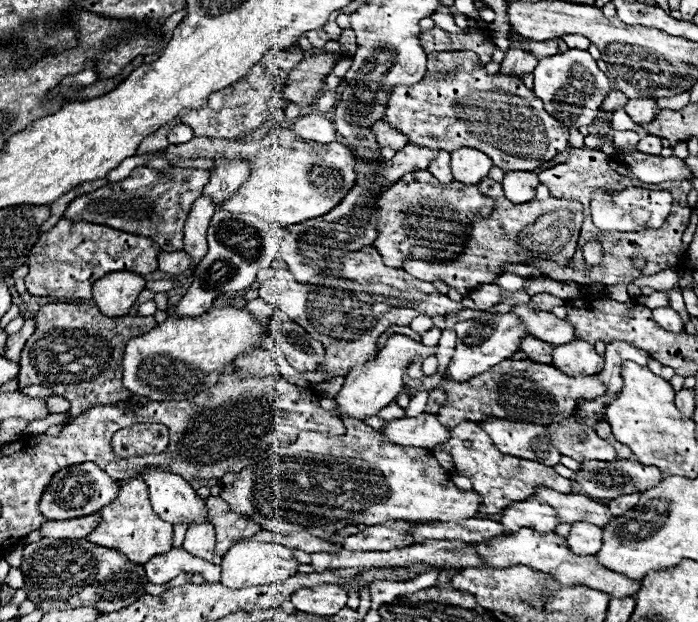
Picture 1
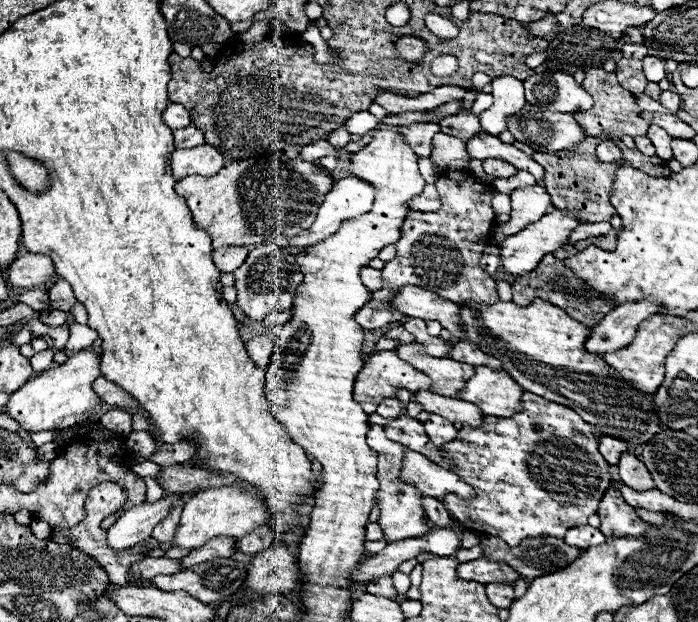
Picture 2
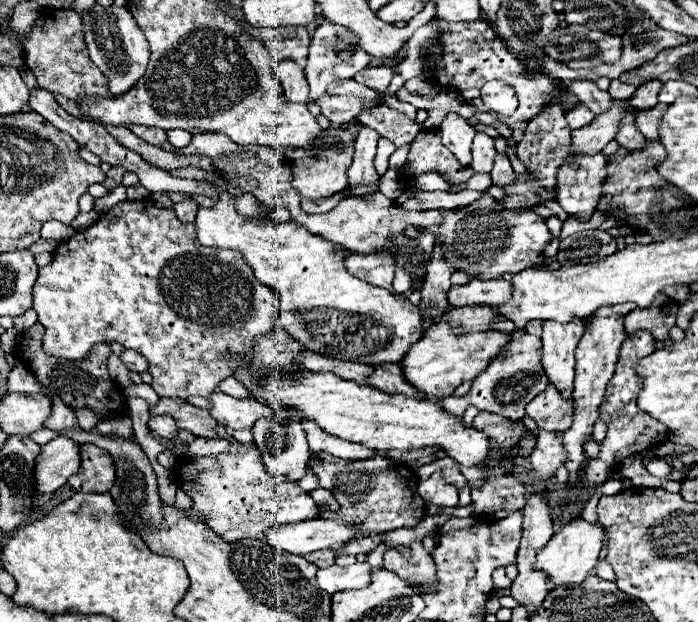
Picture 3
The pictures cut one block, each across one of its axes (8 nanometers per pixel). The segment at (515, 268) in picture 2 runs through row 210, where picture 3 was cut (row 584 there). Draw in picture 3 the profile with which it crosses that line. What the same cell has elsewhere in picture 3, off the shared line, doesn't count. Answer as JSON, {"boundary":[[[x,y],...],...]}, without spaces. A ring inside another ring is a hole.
{"boundary":[[[582,518],[570,520],[560,528],[558,534],[554,534],[550,538],[550,542],[544,546],[544,550],[538,552],[538,560],[534,564],[534,570],[546,572],[552,586],[582,584],[590,576],[590,570],[598,562],[598,554],[602,550],[602,536],[604,536],[604,530],[596,524],[590,524]]]}

